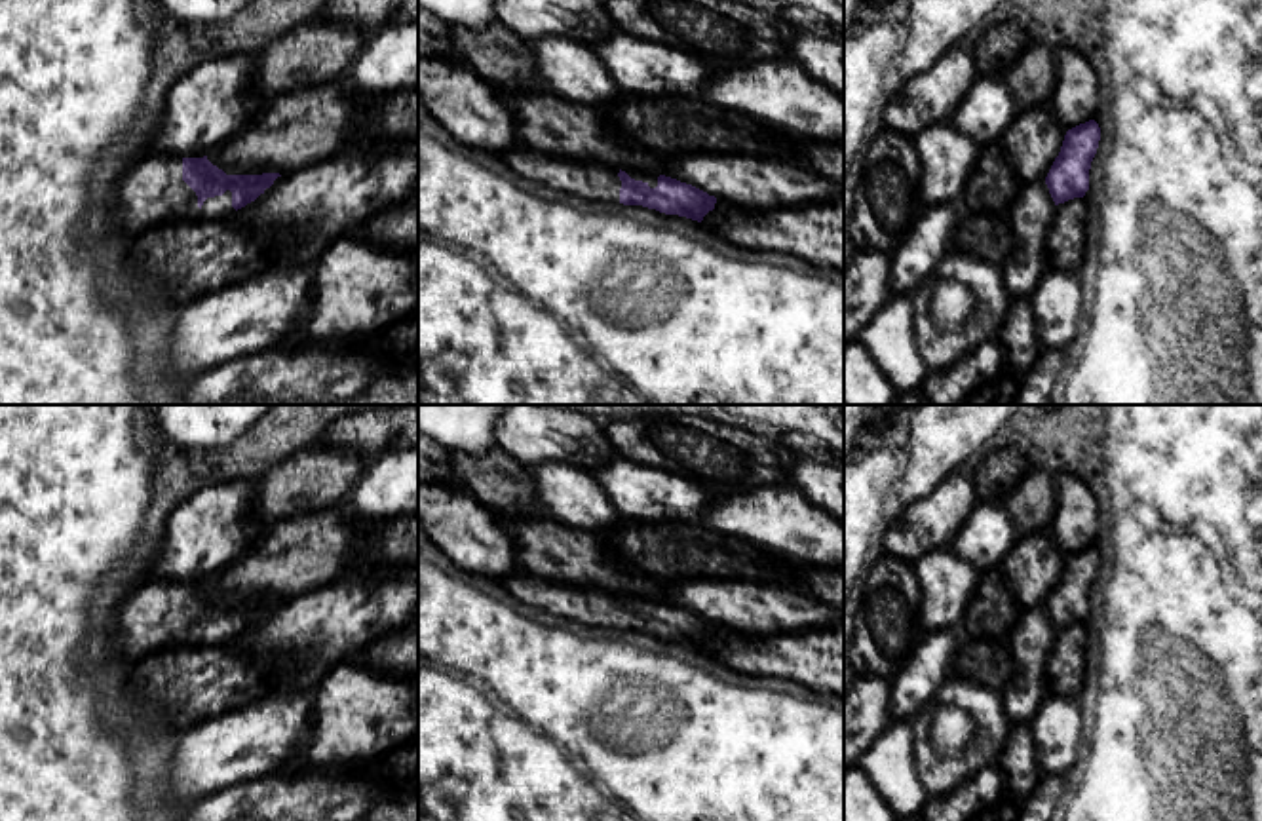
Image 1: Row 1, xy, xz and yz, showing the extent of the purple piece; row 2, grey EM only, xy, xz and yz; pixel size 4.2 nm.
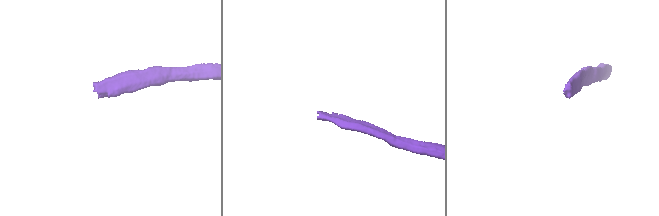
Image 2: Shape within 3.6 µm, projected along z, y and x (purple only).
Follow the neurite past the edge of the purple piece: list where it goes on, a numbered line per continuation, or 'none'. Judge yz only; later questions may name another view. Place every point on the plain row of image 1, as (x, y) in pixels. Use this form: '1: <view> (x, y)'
none

